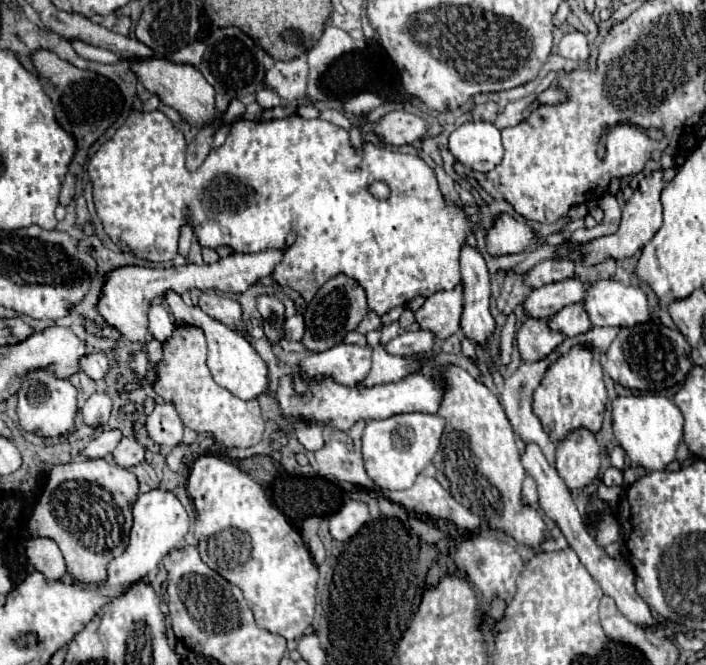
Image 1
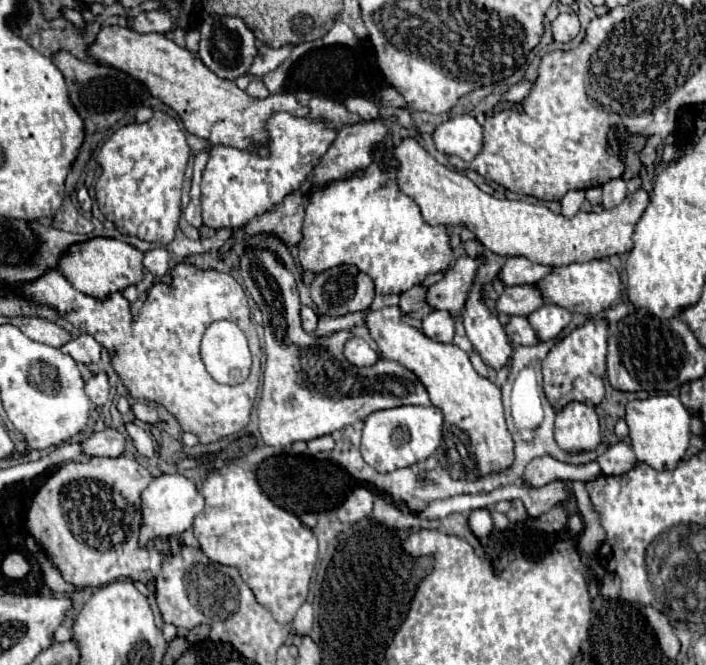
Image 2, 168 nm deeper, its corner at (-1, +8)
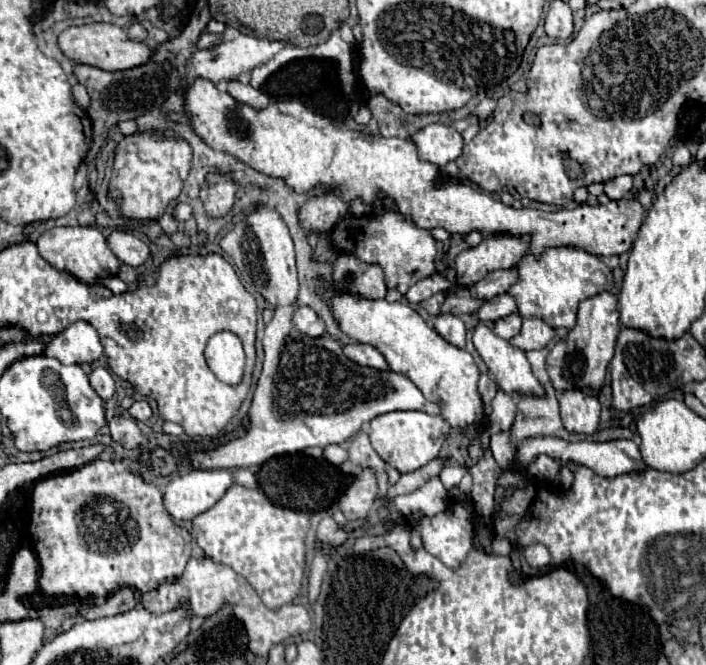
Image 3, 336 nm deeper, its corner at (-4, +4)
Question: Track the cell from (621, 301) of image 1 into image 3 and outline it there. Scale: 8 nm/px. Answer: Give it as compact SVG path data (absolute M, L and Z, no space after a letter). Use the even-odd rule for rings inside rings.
M555 247L547 249L541 259L533 255L525 255L519 263L519 283L511 285L511 295L519 303L521 317L539 317L549 321L553 327L571 329L577 323L577 307L581 301L599 295L601 291L613 291L613 283L609 281L607 287L597 287L593 281L595 273L611 273L611 269L597 257L589 255L579 249L571 247Z

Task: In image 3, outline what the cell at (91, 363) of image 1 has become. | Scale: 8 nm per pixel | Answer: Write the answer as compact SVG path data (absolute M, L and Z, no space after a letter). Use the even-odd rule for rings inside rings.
M77 321L47 343L45 355L57 357L63 365L93 363L103 355L103 345L97 331L89 323Z

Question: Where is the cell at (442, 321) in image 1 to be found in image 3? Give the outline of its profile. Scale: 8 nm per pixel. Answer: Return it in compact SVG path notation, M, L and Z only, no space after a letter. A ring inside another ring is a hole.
M491 235L485 237L477 247L465 249L455 259L457 279L455 289L465 289L481 281L487 273L517 265L527 253L529 237L513 235Z

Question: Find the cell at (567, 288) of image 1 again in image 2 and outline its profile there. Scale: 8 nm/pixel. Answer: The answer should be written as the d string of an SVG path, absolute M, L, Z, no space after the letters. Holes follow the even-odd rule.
M532 285L504 287L502 295L496 301L496 311L506 315L528 315L544 305L542 295Z

